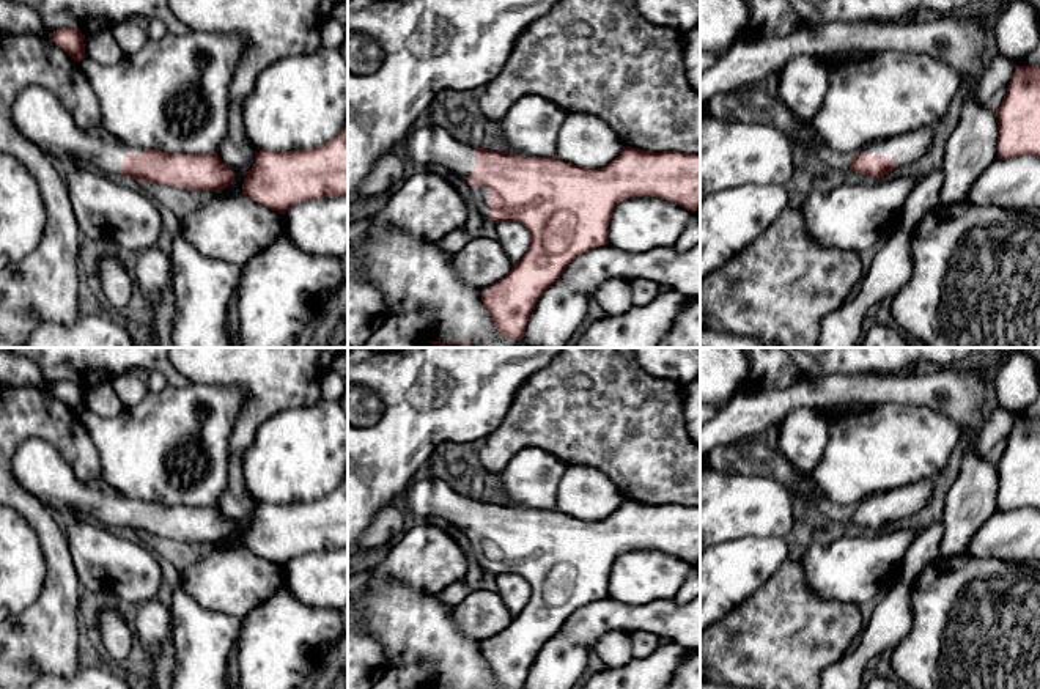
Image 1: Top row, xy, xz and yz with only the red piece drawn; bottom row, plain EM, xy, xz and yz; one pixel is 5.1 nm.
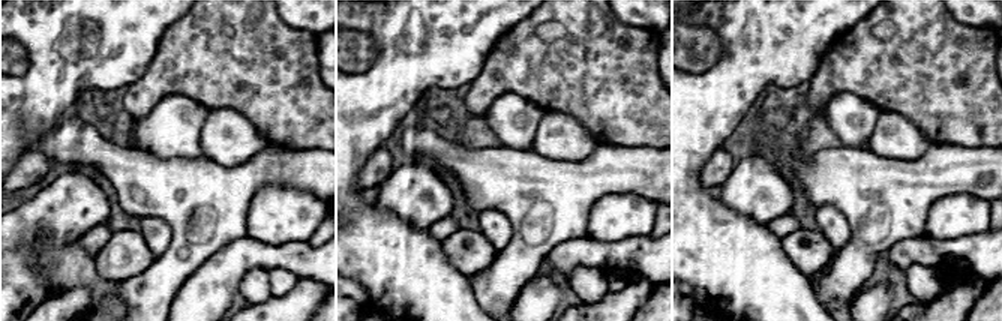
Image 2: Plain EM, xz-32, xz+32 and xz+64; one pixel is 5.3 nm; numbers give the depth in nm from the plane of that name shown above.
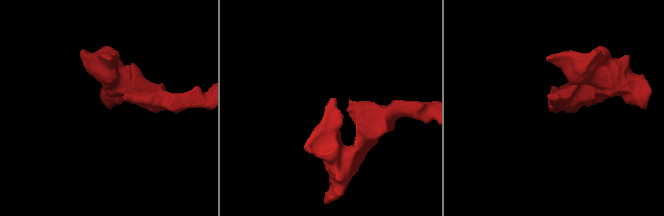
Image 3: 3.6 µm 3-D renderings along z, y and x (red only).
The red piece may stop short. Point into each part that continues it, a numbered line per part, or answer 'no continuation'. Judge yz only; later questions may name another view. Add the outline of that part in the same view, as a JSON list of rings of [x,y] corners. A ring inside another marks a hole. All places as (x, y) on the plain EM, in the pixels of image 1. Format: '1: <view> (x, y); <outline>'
1: yz (907, 501); [[[925,480],[883,494],[869,496],[857,505],[864,505],[865,508],[889,508],[892,516],[908,518],[919,513],[930,502],[930,497],[931,480]],[[854,508],[846,511],[848,516],[854,513]]]

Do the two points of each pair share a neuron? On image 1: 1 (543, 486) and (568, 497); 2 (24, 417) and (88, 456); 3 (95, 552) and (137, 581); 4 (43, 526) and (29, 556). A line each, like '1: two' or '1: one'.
1: two
2: one
3: one
4: two

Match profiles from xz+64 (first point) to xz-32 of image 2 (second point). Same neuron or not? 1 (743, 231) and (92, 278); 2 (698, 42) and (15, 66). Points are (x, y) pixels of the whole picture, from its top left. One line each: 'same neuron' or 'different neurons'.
1: same neuron
2: same neuron

